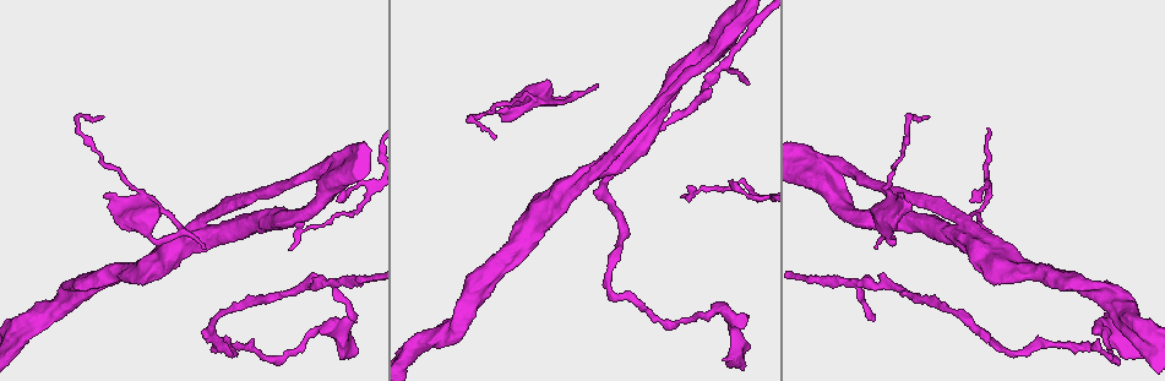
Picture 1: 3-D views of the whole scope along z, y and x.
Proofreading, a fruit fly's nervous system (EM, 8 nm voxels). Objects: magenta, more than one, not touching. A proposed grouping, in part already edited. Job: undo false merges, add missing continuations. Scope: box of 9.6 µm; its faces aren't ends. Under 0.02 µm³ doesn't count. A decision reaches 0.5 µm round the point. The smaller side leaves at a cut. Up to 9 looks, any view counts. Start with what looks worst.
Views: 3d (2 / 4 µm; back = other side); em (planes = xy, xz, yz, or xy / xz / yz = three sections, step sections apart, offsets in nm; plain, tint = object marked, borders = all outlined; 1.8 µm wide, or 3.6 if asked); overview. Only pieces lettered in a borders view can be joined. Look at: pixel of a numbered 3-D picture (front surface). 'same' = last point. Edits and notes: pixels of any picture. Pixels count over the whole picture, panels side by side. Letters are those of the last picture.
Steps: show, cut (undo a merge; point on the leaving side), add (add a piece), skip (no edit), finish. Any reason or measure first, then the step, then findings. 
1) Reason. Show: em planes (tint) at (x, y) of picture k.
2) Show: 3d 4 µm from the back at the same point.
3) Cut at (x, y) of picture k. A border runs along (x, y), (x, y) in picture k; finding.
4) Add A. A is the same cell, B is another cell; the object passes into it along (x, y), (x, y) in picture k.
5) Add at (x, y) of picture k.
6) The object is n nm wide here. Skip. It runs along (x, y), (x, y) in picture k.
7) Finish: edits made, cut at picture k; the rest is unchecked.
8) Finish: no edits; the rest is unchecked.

Branch stops here. Show: em planes (borders) at (498, 112) of picture 1.

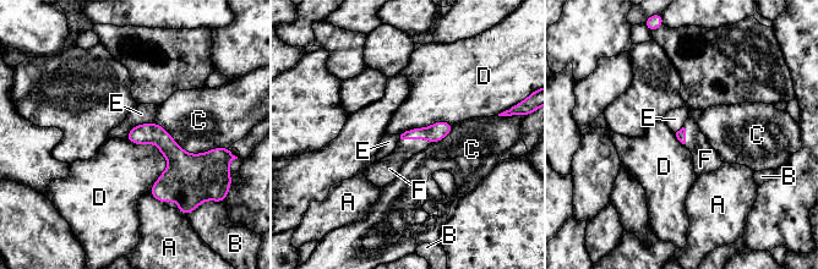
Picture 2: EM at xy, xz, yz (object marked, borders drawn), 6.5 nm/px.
Add at (390, 166) of picture 2. F is the same cell, A, B, C, D and E are other cells; the object passes into it along (439, 130), (415, 138), (390, 166) in picture 2; the cell continues.

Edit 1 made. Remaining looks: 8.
Show: overview.

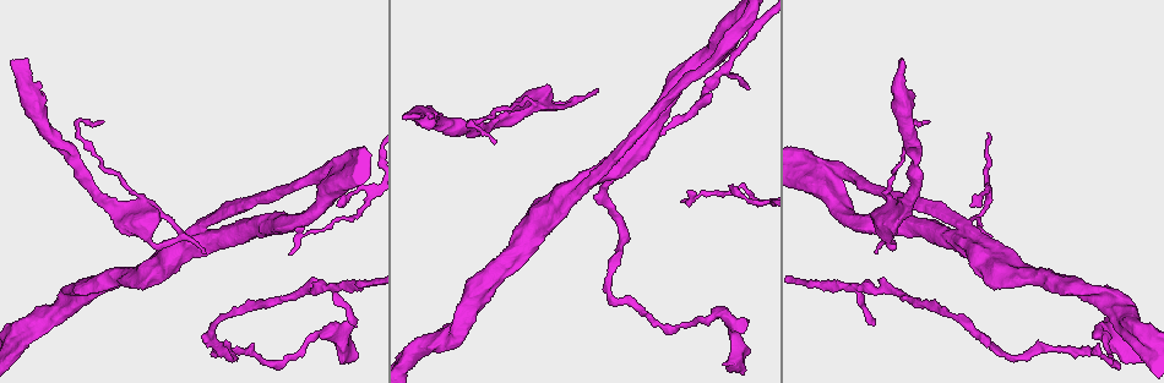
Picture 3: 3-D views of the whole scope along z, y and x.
Stops while still wide. Show: em xy step 4 (tint) at (24, 59) of picture 3.

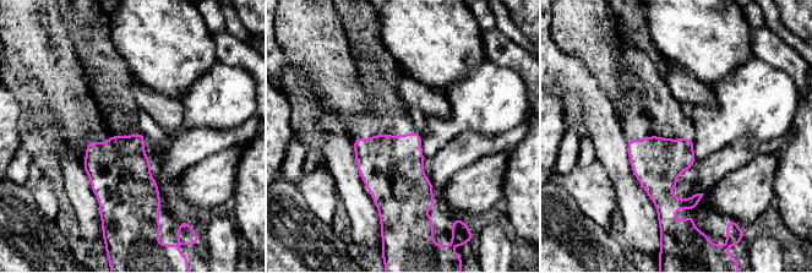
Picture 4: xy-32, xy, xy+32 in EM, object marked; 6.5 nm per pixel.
Show: em planes (borders) at the same point.

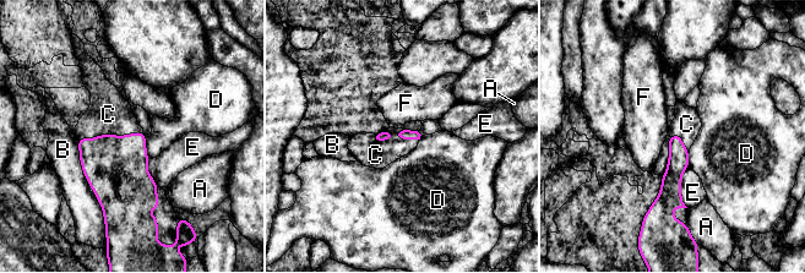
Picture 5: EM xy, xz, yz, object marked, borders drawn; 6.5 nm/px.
Add at (108, 114) of picture 5. C is the same cell, A, B, D, E and F are other cells; the cell continues.

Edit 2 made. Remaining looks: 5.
An open end. Show: 3d 2 µm at (724, 363) of picture 3.

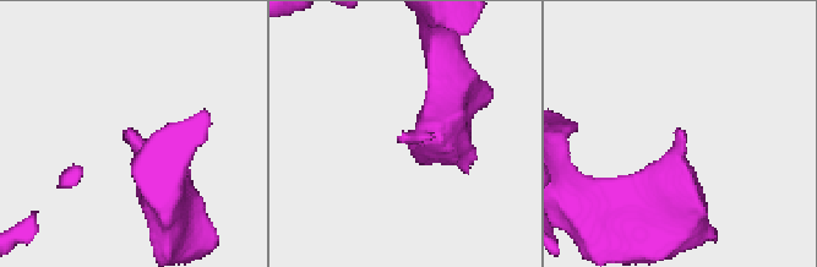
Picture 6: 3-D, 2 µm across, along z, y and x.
Show: em xz step 4 (tint) at (401, 139) of picture 6.

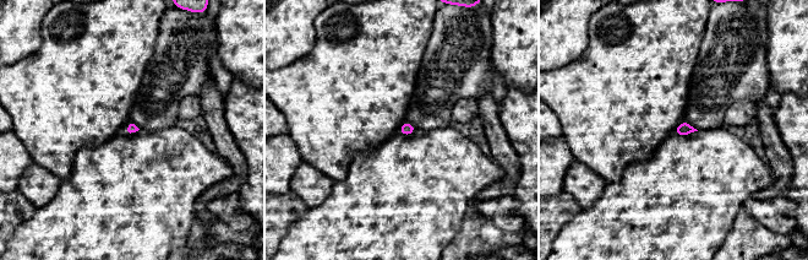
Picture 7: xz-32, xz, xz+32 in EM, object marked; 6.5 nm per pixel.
Another direction. Show: em planes (borders) at the same point.

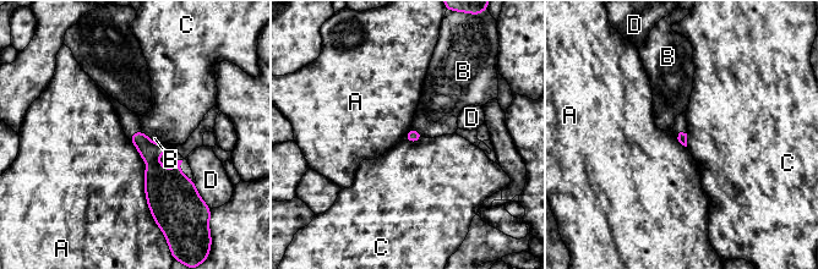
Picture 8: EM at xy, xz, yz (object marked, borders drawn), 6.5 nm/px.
Skip. A, B, C and D are other cells; a border runs along (423, 137), (414, 142), (407, 141) in picture 8; none of them fits.

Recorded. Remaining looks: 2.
Two arms in line, one across. Show: 3d 2 µm at (957, 240) of picture 3.

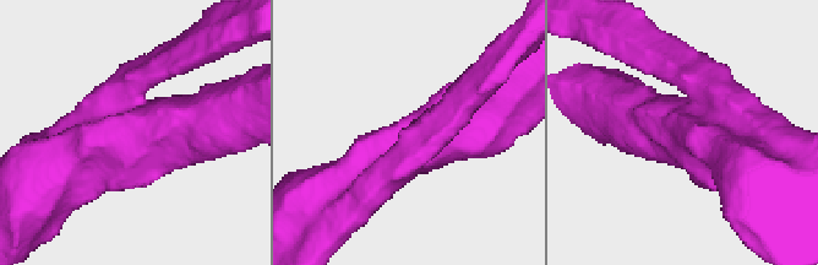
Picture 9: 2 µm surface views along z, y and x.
Show: em 3.6 µm planes (borders) at (688, 131) of picture 9.

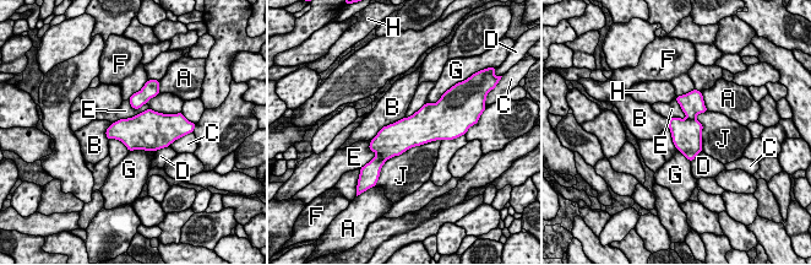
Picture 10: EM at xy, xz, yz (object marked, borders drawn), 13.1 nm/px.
Skip. A, B, C, D, E, F, G, H and J are other cells; a border runs along (109, 139), (129, 150), (154, 151) in picture 10; one cell here.

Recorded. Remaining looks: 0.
Finish: edits made, add at picture 2, add at picture 5; the rest is unchecked.

